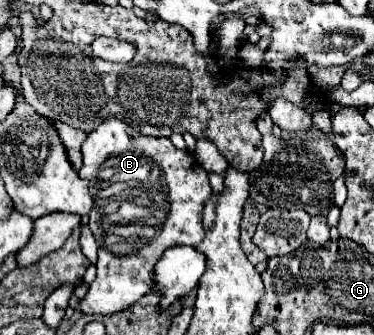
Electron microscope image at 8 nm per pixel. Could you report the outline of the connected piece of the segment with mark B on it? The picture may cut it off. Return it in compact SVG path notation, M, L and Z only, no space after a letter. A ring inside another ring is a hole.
M107 118L101 122L99 128L95 128L87 140L83 142L83 166L79 170L81 178L87 178L91 184L91 196L93 196L93 208L89 212L89 228L93 230L97 242L99 242L99 258L97 258L97 278L89 286L87 296L81 300L83 314L113 314L129 308L133 302L137 302L143 294L151 292L155 280L153 270L159 262L161 254L175 246L175 244L189 244L199 246L199 242L205 236L201 214L205 208L205 202L211 198L213 190L209 186L207 172L201 168L201 164L191 156L187 150L177 150L169 138L151 138L137 130L133 130L129 124L117 118ZM111 192L121 192L119 198L111 198ZM139 196L149 196L155 206L139 206L133 200Z

